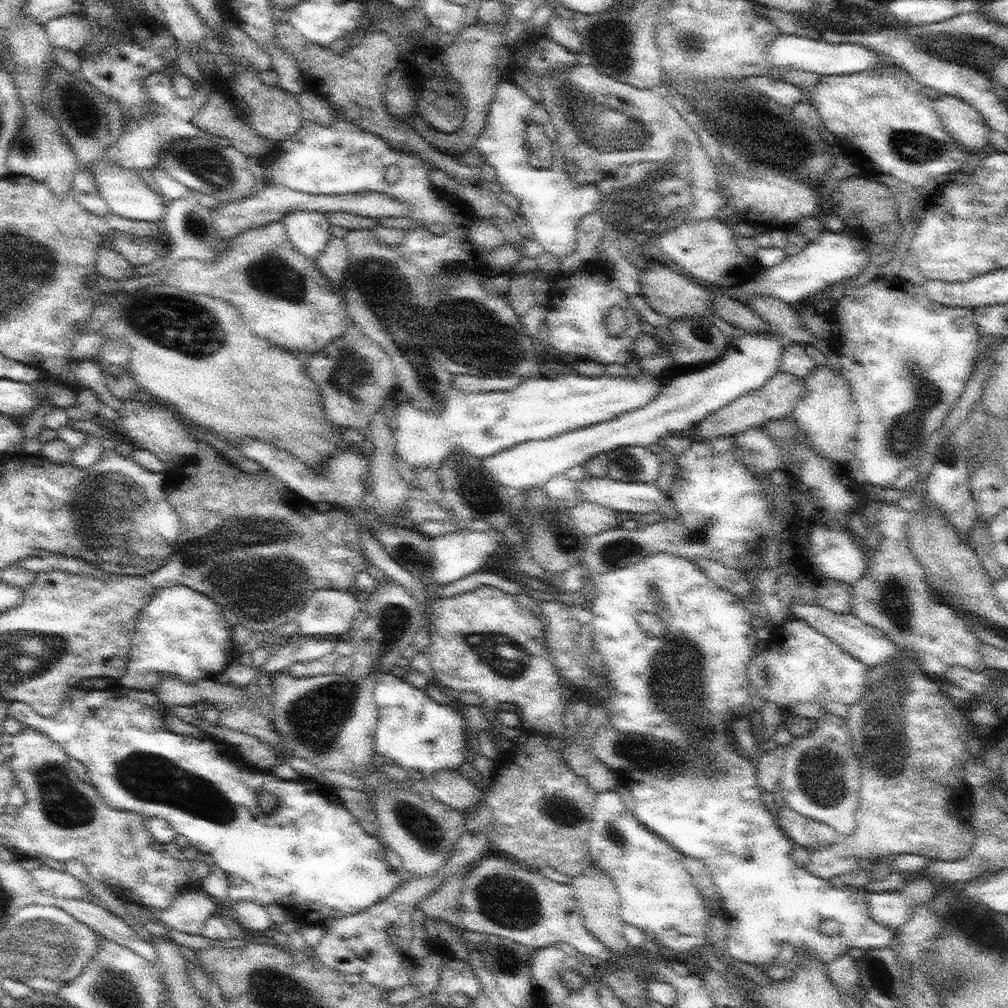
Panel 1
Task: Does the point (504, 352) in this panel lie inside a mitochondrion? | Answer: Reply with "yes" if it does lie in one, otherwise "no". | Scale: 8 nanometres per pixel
yes

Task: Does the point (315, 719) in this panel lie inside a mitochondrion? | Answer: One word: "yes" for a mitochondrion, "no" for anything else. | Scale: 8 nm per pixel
yes

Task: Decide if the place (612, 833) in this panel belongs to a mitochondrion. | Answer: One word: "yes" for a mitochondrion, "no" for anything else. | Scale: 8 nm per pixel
yes

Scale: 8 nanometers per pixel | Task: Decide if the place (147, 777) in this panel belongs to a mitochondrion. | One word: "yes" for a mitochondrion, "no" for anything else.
yes

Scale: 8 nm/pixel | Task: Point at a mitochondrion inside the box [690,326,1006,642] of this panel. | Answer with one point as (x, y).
(899, 432)

